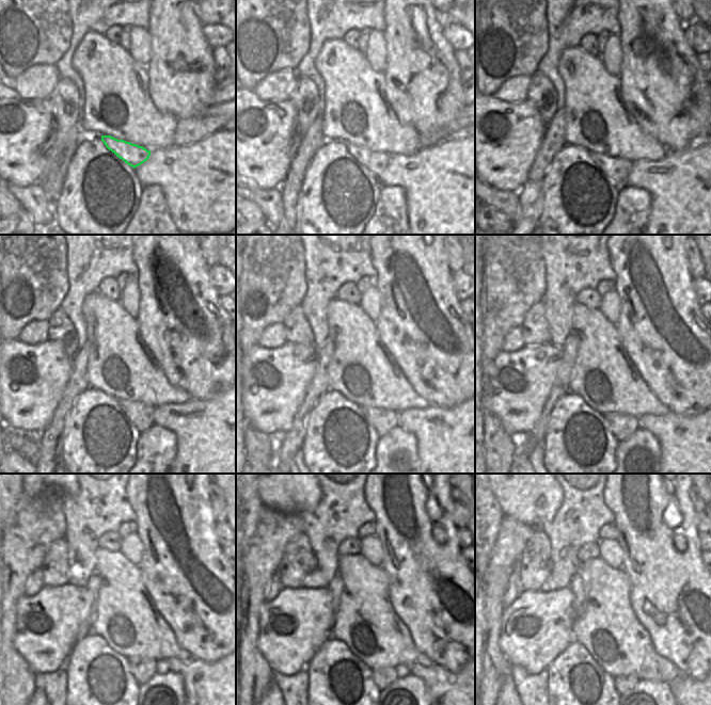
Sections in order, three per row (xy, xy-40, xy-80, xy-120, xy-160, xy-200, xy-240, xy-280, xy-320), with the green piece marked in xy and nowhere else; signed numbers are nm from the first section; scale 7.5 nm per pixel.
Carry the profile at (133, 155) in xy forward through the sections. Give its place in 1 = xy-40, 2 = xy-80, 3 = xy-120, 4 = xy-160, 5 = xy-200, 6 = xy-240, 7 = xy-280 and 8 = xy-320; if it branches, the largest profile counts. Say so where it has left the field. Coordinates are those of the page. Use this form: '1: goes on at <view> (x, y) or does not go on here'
1: goes on at xy-40 (376, 162)
2: goes on at xy-80 (617, 169)
3: goes on at xy-120 (141, 415)
4: goes on at xy-160 (383, 420)
5: goes on at xy-200 (621, 426)
6: goes on at xy-240 (143, 669)
7: goes on at xy-280 (383, 677)
8: goes on at xy-320 (623, 684)

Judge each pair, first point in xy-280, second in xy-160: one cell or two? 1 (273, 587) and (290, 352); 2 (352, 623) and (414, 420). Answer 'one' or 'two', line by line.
1: two
2: two

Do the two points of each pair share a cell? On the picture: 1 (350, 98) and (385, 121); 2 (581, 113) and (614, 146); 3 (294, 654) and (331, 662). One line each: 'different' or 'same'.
1: same
2: same
3: different

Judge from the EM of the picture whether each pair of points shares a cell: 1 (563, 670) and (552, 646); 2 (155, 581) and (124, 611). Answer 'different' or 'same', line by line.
1: different
2: different

